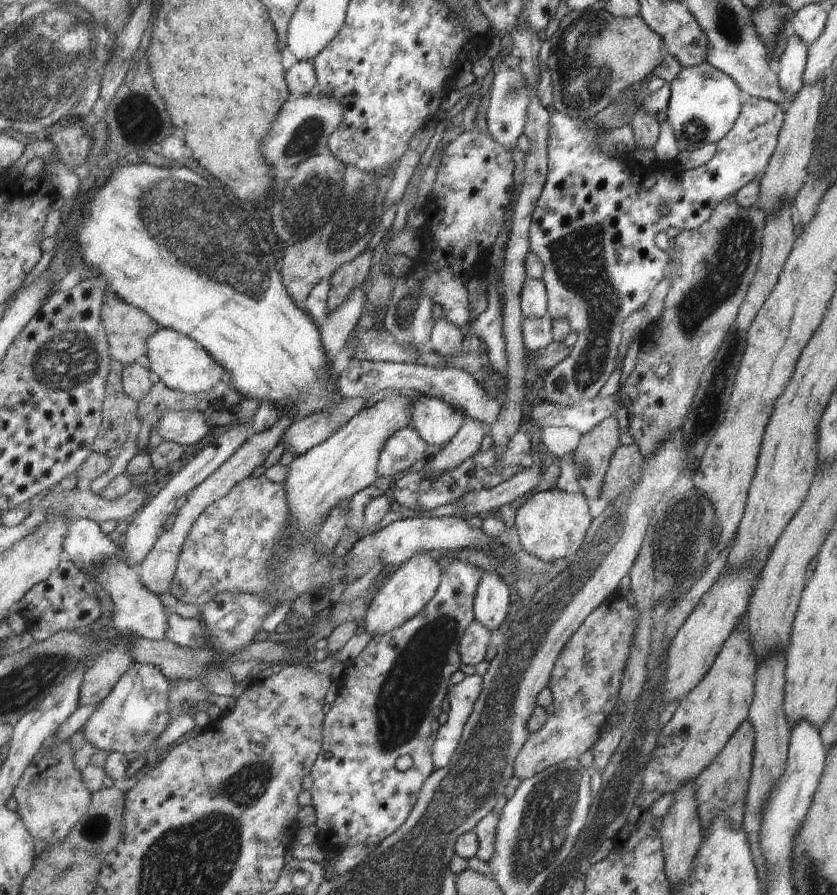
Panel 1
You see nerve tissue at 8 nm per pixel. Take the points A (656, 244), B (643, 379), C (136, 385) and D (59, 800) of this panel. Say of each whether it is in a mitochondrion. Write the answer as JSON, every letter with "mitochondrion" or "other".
{"A":"other","B":"other","C":"other","D":"other"}

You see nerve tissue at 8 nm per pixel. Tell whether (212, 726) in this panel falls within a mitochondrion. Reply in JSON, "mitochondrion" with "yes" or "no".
{"mitochondrion":"no"}

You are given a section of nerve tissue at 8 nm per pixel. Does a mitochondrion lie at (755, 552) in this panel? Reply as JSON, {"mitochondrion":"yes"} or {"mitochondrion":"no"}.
{"mitochondrion":"no"}

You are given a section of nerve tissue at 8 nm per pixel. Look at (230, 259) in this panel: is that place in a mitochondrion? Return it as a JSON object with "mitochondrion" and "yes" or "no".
{"mitochondrion":"yes"}

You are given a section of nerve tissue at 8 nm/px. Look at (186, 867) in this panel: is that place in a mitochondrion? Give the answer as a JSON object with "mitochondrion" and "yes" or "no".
{"mitochondrion":"yes"}

